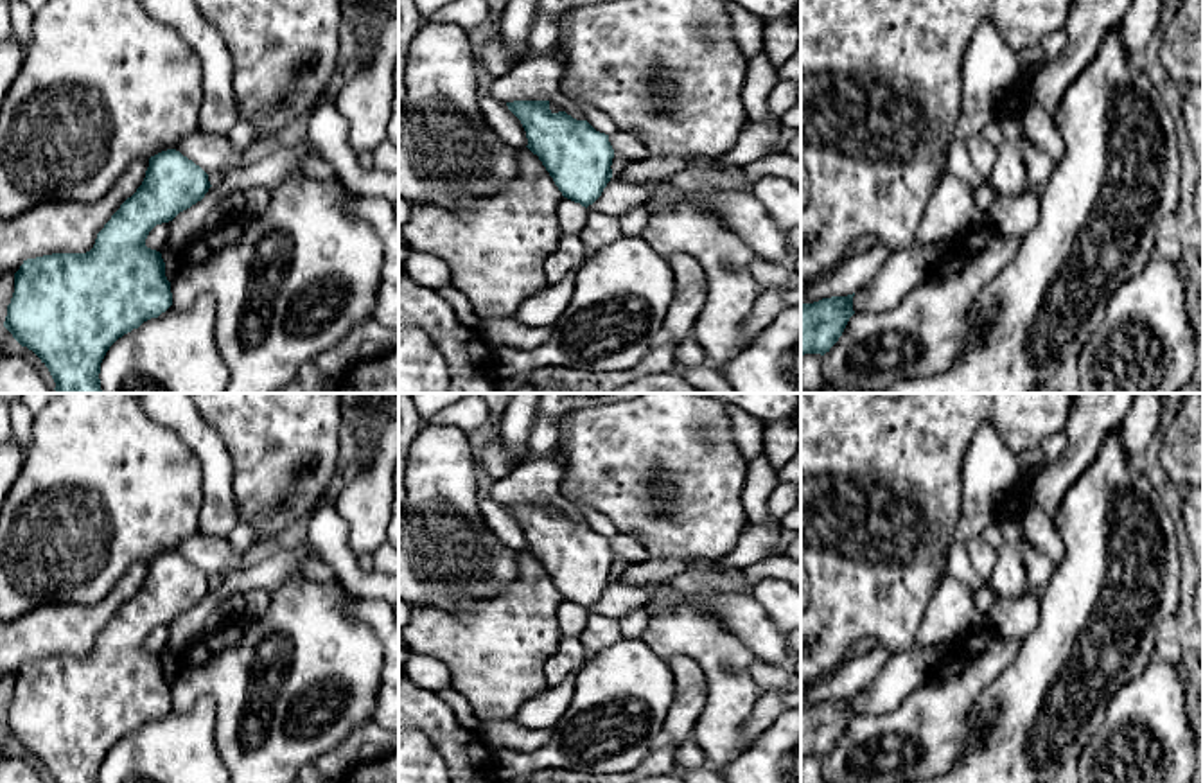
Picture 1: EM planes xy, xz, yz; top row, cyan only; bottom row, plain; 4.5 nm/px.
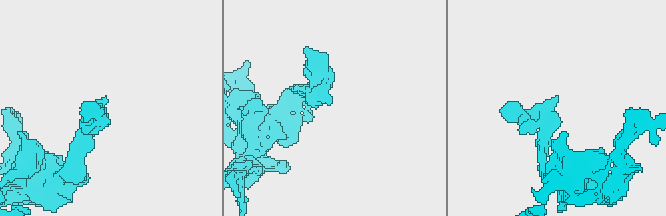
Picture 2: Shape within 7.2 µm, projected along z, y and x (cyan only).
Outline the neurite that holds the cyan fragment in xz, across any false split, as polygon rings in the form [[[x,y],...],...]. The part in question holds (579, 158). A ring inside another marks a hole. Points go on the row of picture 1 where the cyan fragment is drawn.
[[[514,101],[506,106],[526,131],[526,147],[539,156],[562,196],[585,208],[593,205],[612,178],[609,135],[566,111],[553,113],[549,101]]]

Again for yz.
[[[853,295],[801,304],[801,356],[824,356],[842,336],[853,311]]]

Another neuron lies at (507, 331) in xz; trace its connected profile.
[[[515,318],[481,320],[478,334],[485,343],[494,347],[512,347],[519,350],[533,350],[544,345],[551,334],[551,327],[526,327]]]

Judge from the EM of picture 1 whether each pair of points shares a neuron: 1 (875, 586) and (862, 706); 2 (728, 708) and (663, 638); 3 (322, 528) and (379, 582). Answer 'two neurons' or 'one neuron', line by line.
1: two neurons
2: one neuron
3: one neuron

